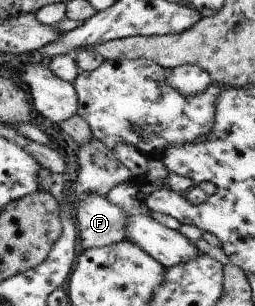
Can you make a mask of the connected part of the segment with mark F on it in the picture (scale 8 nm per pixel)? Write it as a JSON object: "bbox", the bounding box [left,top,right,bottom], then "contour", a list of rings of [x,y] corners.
{"bbox":[75,192,125,249],"contour":[[[88,192],[77,201],[75,218],[78,224],[79,249],[107,246],[125,239],[125,213],[120,207],[108,203],[105,196]]]}

